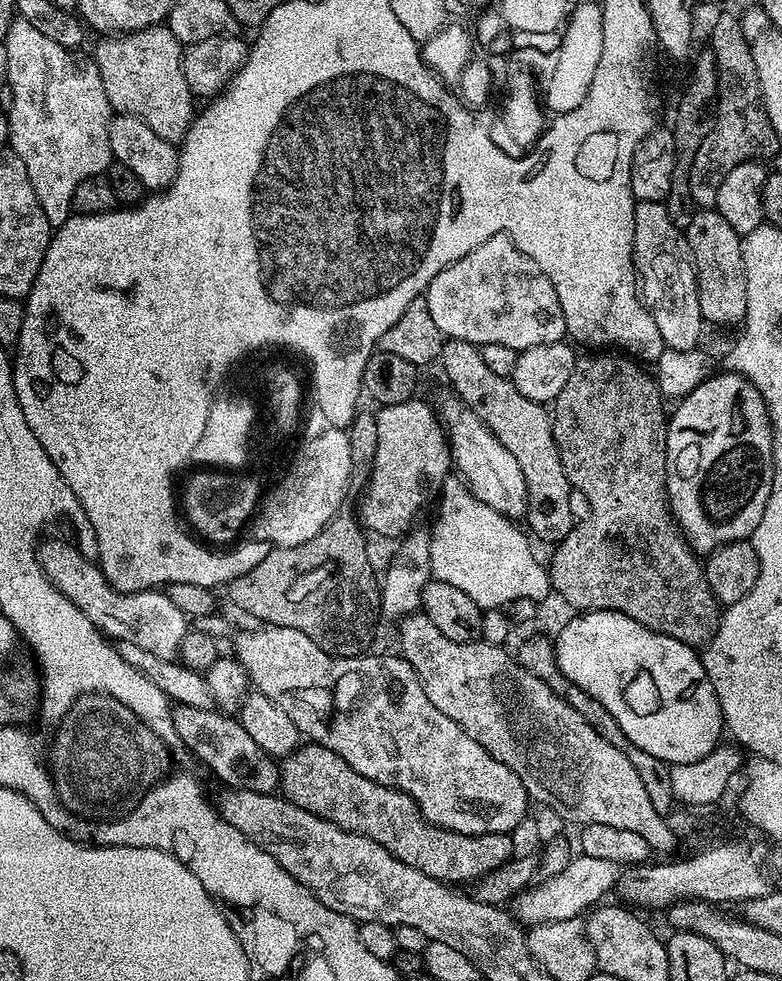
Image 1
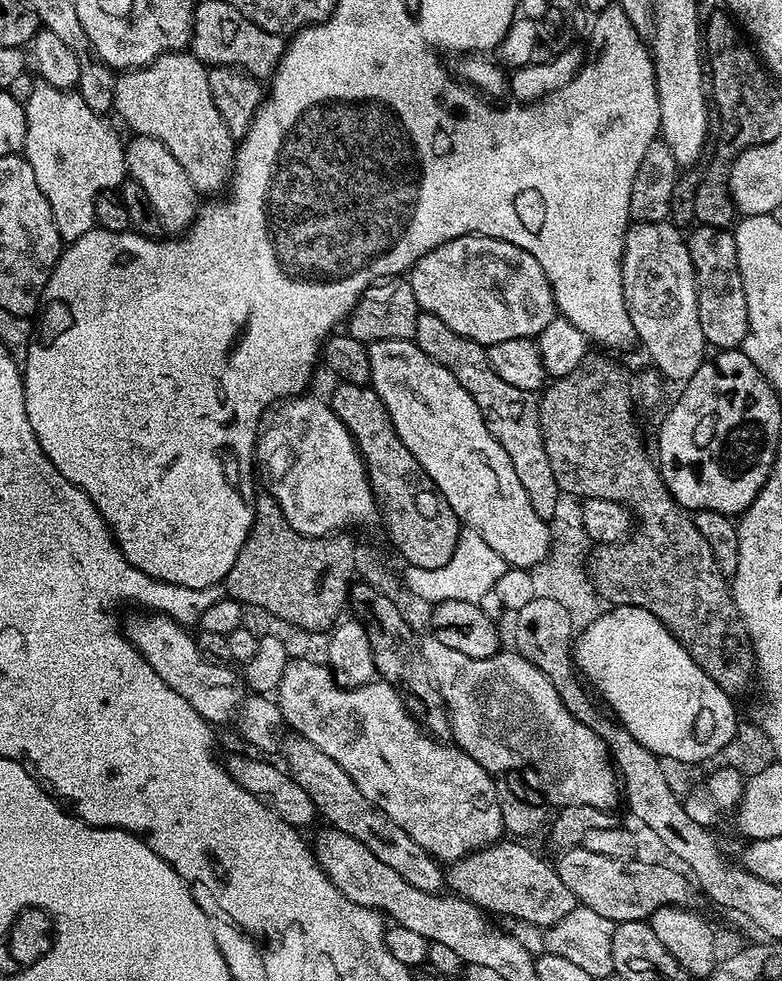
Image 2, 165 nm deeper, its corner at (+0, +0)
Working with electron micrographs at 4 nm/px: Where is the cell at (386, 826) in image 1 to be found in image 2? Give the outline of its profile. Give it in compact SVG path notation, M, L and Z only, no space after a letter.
M501 838L496 843L489 844L487 848L479 848L478 851L471 852L460 860L453 860L447 865L444 883L455 895L468 900L485 913L497 912L500 916L513 916L516 920L537 924L540 930L547 930L550 926L554 926L554 922L562 922L566 914L577 908L578 901L575 894L566 886L566 882L558 878L555 867L549 861L547 864L538 853L531 852L524 844L527 843L516 838Z

